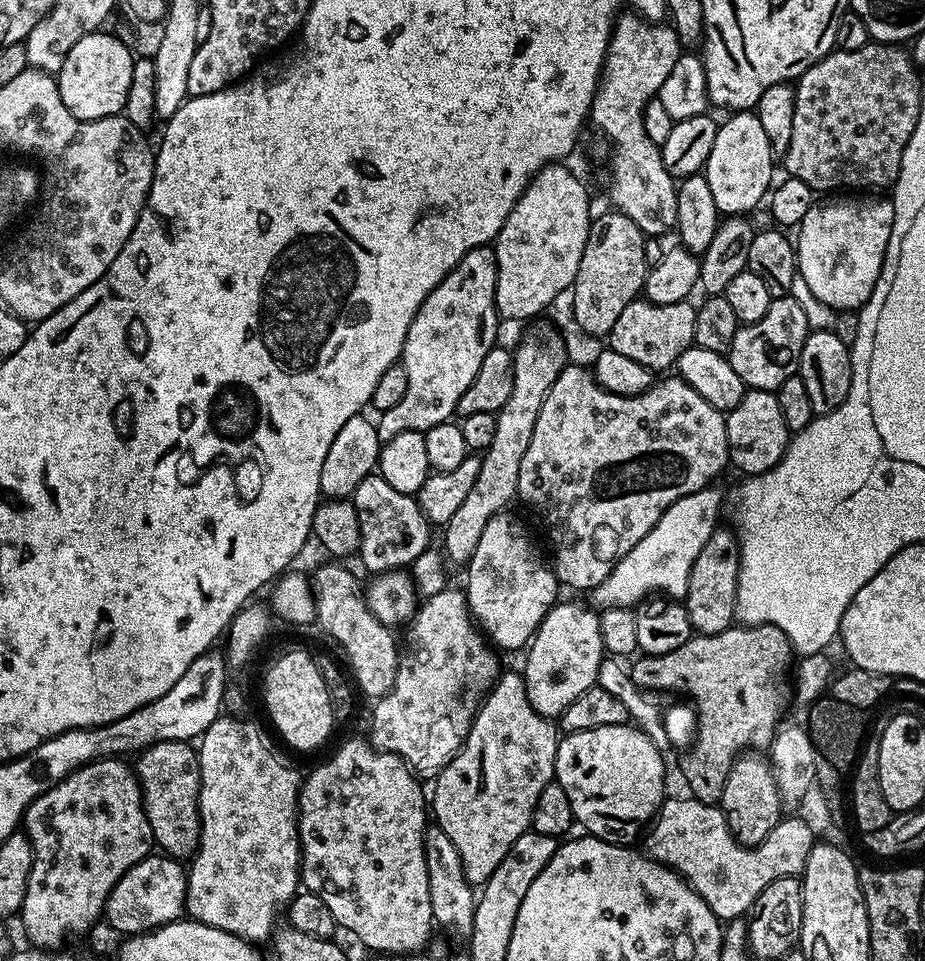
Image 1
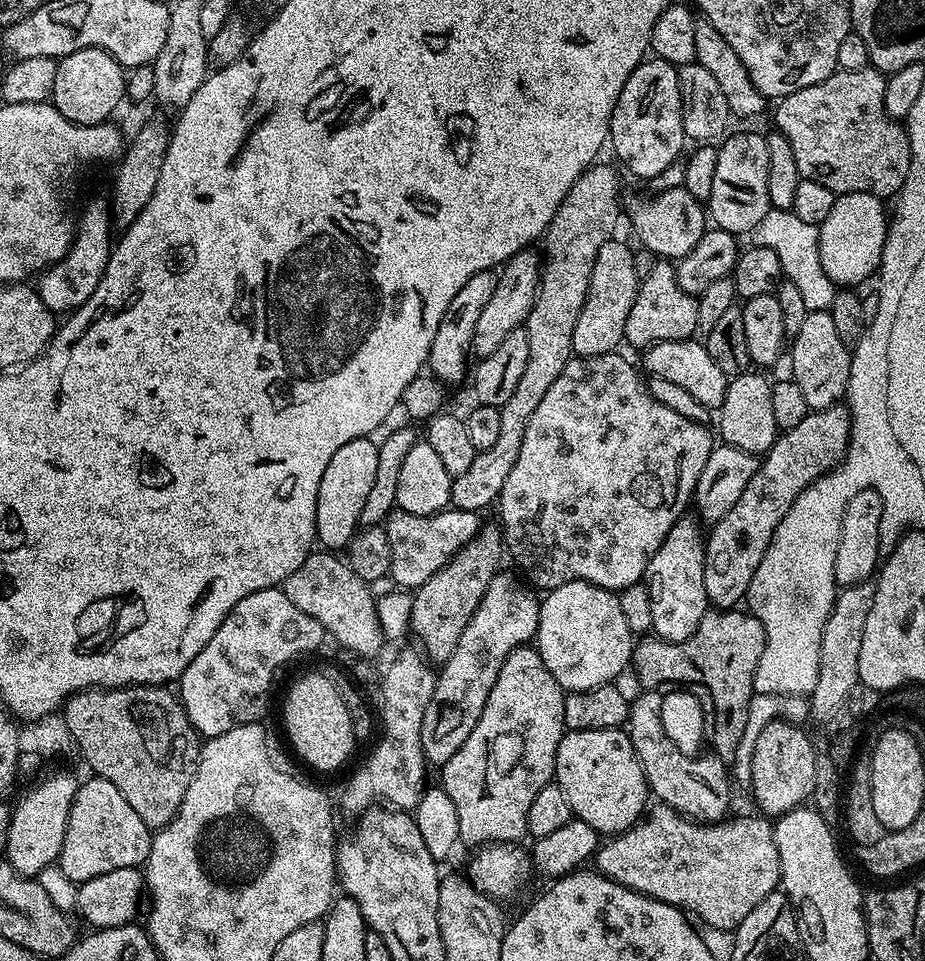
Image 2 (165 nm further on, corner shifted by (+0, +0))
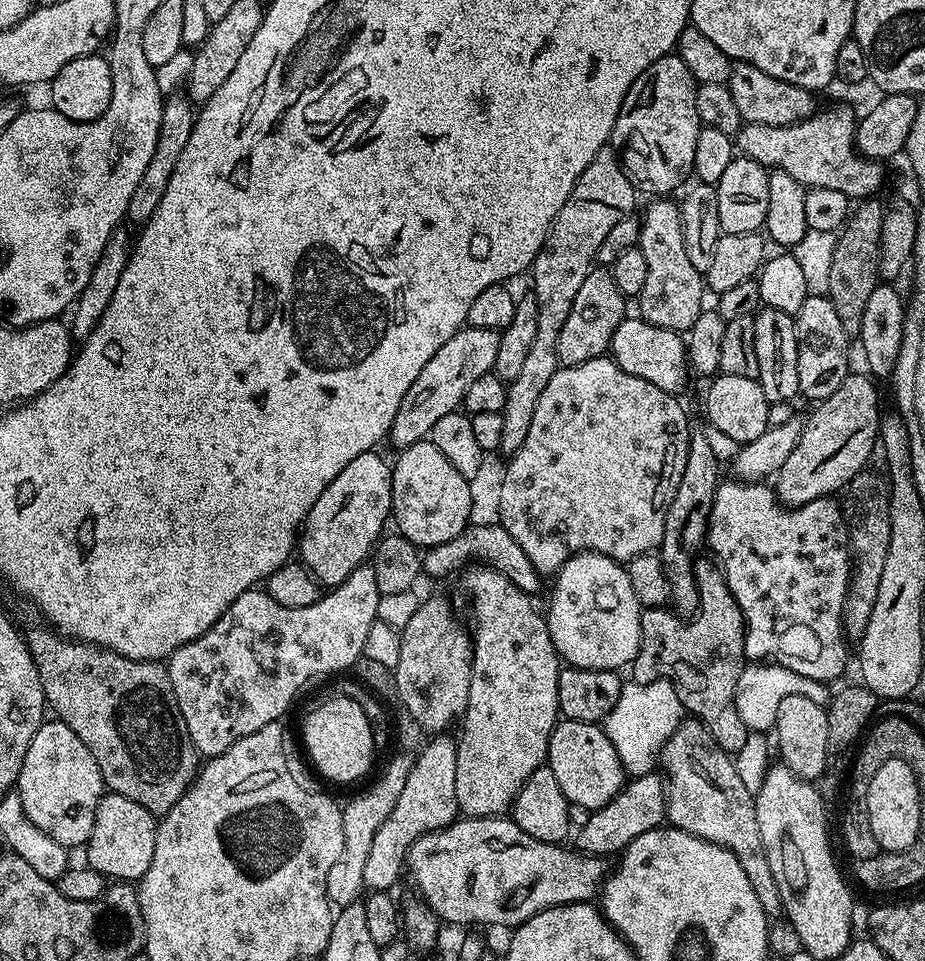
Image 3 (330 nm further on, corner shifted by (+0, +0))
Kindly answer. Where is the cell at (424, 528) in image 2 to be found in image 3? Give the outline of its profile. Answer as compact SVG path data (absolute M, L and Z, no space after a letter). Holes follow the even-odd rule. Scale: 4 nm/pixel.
M499 522L492 524L476 524L464 529L448 542L442 542L438 546L427 549L422 556L422 572L427 576L452 576L456 571L467 569L472 565L487 566L493 568L496 572L504 573L514 586L518 586L523 592L536 594L540 588L542 573L526 558L522 551L522 546L510 538L508 531L502 527ZM460 568L460 569L459 569Z

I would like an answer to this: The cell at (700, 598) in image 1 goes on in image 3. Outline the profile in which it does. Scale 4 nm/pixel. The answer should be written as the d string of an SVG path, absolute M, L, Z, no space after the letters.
M853 371L848 375L842 382L842 386L838 386L838 390L830 394L830 398L819 401L813 407L816 409L804 420L802 438L798 438L798 446L794 446L790 458L786 458L782 470L774 477L774 491L781 504L795 506L814 502L823 496L832 496L839 488L847 489L852 479L869 467L868 459L871 458L872 451L877 451L878 448L882 409L880 409L880 396L872 385L873 377L861 372Z

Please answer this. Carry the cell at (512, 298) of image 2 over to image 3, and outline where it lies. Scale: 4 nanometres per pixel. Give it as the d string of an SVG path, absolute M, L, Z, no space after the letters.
M495 328L460 329L422 366L422 374L414 378L414 386L406 390L406 398L402 398L402 406L398 406L398 414L394 414L390 441L396 450L409 448L414 442L425 439L431 433L434 422L446 414L457 411L463 405L466 390L482 378L482 374L494 369L494 358L498 358L498 342L500 332Z

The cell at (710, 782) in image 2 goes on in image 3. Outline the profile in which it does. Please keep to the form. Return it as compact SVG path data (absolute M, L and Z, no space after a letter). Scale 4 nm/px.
M686 718L681 721L678 730L664 744L660 764L662 768L664 766L668 770L668 772L666 771L668 808L665 815L669 825L730 849L738 858L738 862L742 863L742 870L750 879L754 894L757 895L758 902L761 903L764 912L770 918L781 917L783 915L783 900L777 882L774 880L769 860L766 858L765 846L762 844L755 795L748 792L741 781L733 757L714 742L713 736L709 734L708 728L703 723L695 718Z

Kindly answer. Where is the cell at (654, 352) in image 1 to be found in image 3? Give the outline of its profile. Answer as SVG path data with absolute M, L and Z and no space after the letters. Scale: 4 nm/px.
M656 198L645 210L640 220L640 248L646 258L646 284L638 297L640 303L639 319L650 322L654 326L662 326L666 330L674 330L681 334L698 322L700 313L705 311L704 292L705 277L686 258L686 242L682 234L682 218L679 203L672 198Z

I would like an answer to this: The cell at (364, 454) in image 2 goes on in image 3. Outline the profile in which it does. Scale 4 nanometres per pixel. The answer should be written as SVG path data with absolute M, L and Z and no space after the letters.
M376 450L363 452L354 462L346 462L342 474L322 490L304 520L298 537L298 556L321 585L342 583L371 557L376 543L385 535L384 523L389 523L392 515L392 464L378 453Z

